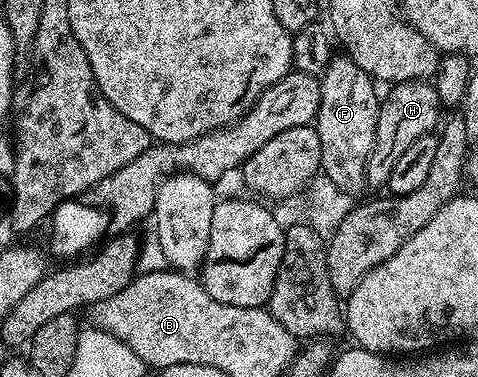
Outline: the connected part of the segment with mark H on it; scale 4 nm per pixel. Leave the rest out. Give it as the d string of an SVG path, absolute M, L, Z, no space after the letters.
M429 82L395 83L387 91L390 92L384 95L378 105L376 137L372 145L372 153L366 162L366 182L371 188L378 187L381 183L382 186L389 184L392 169L395 168L398 158L408 150L408 145L412 145L416 137L431 134L439 126L438 94Z

